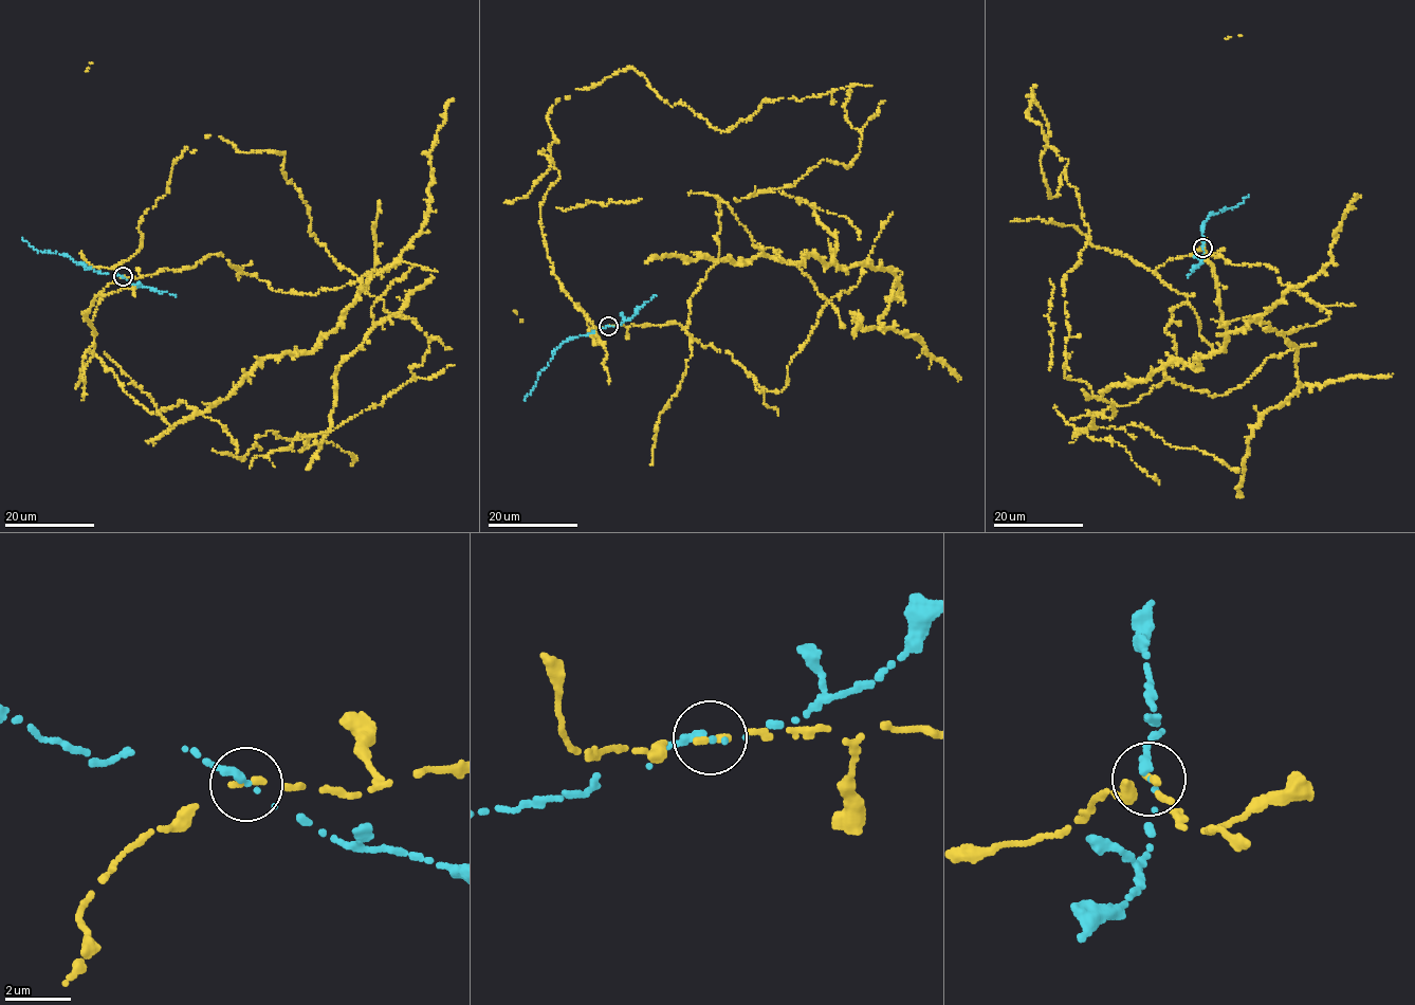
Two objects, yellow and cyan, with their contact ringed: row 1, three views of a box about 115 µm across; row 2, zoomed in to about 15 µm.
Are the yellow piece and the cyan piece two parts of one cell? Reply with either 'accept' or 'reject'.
reject

